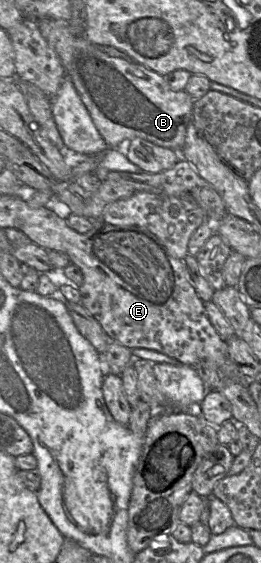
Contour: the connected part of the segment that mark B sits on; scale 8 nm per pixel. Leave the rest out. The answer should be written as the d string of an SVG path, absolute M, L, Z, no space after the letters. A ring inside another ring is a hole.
M41 18L33 23L60 58L67 78L72 81L108 149L121 149L128 140L134 138L143 138L176 152L183 149L187 127L192 122L195 101L185 90L173 91L164 76L138 62L130 62L106 54L88 41L84 35L74 34L67 20Z

